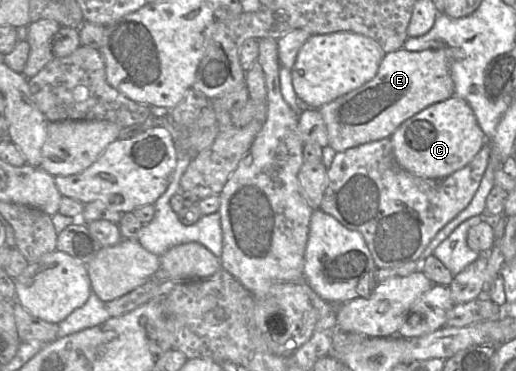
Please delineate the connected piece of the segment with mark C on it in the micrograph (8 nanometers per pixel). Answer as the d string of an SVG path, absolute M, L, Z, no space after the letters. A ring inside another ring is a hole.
M453 96L405 120L390 137L398 164L423 178L443 178L467 165L487 138L466 100Z

